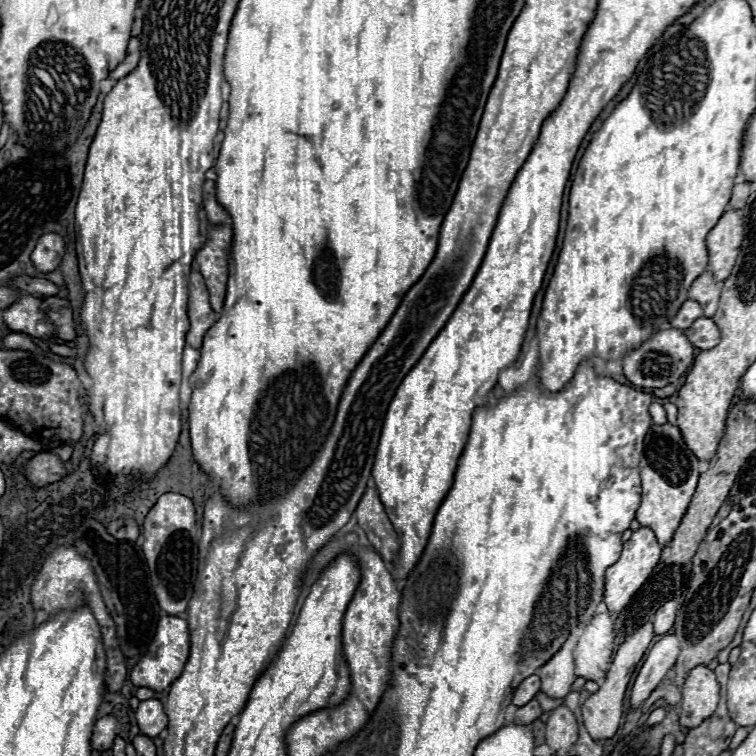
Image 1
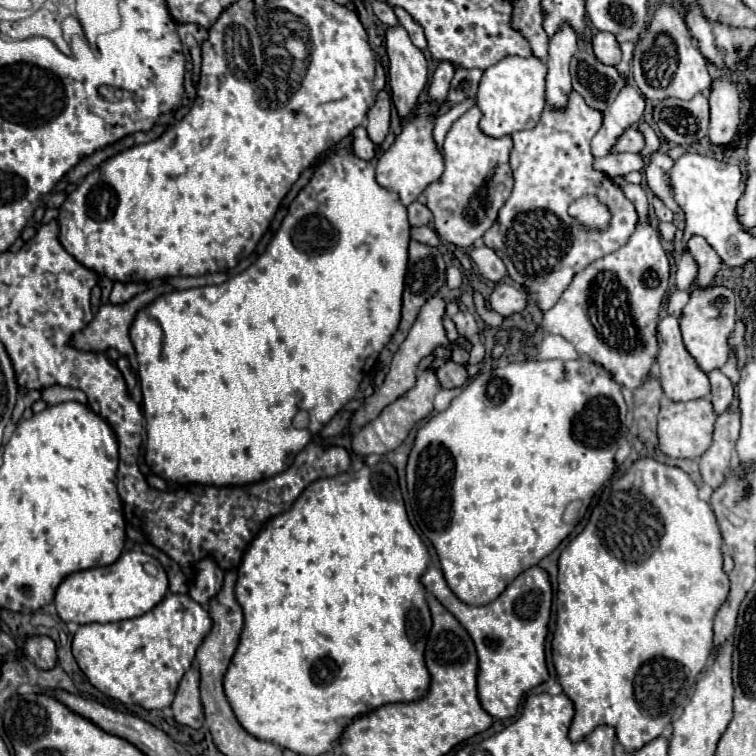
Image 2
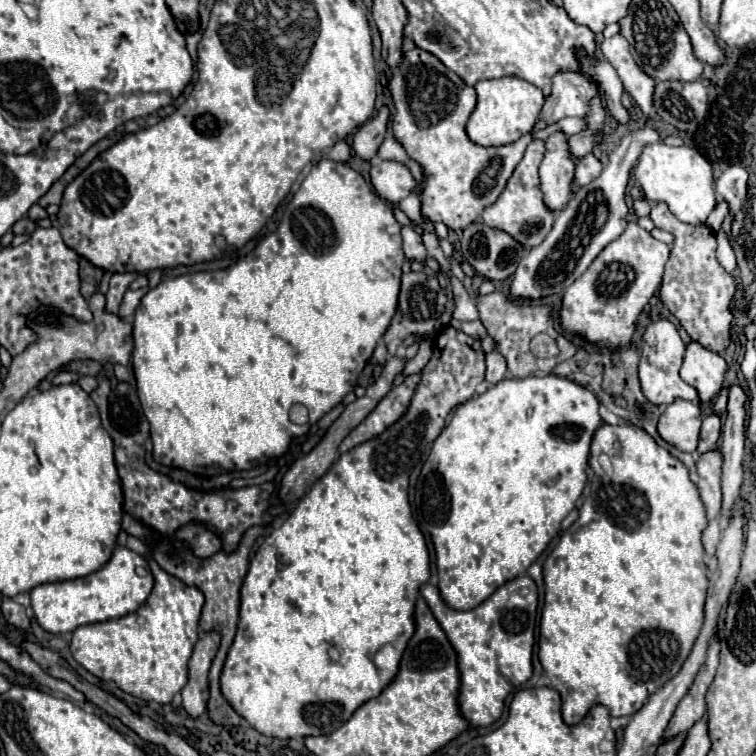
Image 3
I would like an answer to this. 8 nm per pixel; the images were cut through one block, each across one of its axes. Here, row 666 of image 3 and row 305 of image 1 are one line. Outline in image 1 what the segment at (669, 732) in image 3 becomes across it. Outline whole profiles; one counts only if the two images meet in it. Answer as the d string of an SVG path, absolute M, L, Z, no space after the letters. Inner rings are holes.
M702 272L690 286L688 298L694 298L696 302L702 302L702 310L706 318L712 318L718 308L720 298L720 284L714 282L712 272Z

